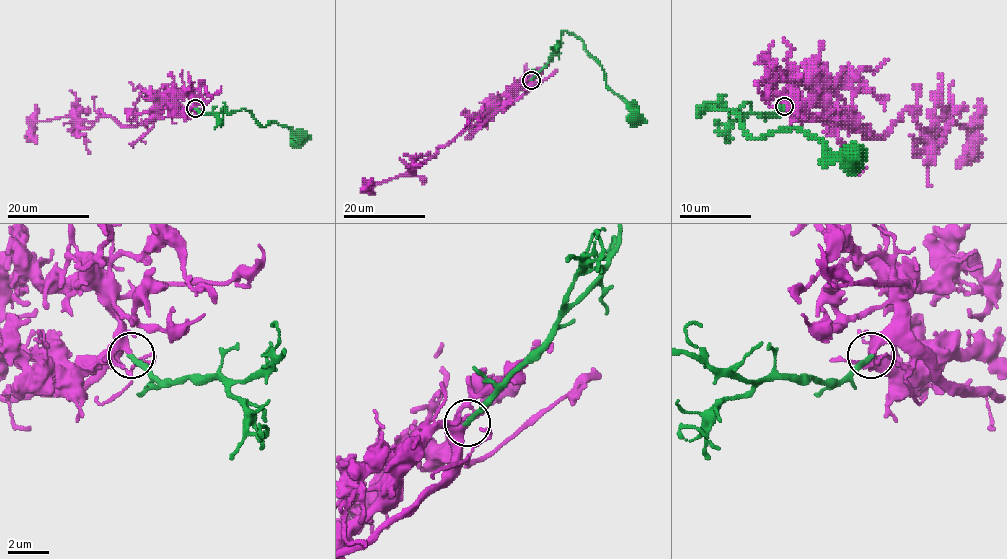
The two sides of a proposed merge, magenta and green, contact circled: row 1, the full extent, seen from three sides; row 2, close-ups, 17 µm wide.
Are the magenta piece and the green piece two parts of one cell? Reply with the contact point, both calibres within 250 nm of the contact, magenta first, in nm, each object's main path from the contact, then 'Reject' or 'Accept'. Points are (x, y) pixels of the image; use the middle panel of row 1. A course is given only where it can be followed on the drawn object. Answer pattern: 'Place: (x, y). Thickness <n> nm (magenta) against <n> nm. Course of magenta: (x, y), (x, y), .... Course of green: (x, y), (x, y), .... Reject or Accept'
Place: (531, 80). Thickness 240 nm (magenta) against 260 nm. Course of magenta: (532, 80), (520, 96), (480, 123), (465, 127), (436, 149), (436, 153), (406, 173), (369, 185), (372, 178). Course of green: (532, 80), (555, 53), (564, 31), (571, 32), (597, 62), (604, 73), (606, 85), (637, 117). Accept

